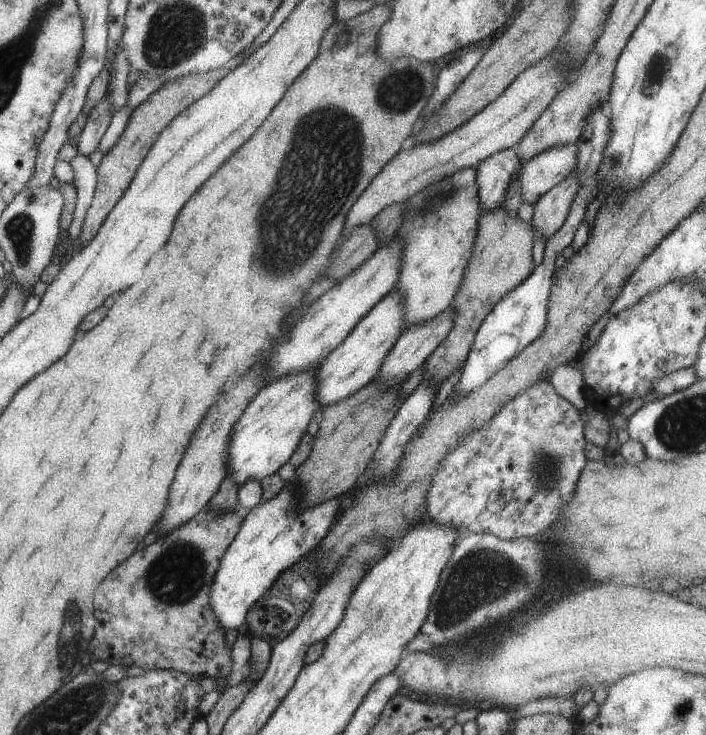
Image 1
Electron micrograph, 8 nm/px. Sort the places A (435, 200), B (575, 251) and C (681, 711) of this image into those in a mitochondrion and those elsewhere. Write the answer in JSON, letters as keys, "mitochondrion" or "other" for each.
{"A":"mitochondrion","B":"other","C":"mitochondrion"}

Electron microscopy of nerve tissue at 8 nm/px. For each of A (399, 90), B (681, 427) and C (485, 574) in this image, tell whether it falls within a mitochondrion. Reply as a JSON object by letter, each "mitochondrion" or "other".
{"A":"mitochondrion","B":"mitochondrion","C":"mitochondrion"}

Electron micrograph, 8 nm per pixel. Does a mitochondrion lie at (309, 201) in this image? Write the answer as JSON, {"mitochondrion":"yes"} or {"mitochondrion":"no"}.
{"mitochondrion":"yes"}

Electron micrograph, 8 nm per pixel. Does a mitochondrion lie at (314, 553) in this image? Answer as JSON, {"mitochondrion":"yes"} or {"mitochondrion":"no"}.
{"mitochondrion":"no"}

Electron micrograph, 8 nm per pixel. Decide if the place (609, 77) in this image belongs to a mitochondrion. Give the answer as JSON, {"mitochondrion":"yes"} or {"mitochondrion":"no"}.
{"mitochondrion":"no"}

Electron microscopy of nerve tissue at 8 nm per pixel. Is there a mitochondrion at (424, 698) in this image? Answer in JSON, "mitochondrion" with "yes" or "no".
{"mitochondrion":"no"}

